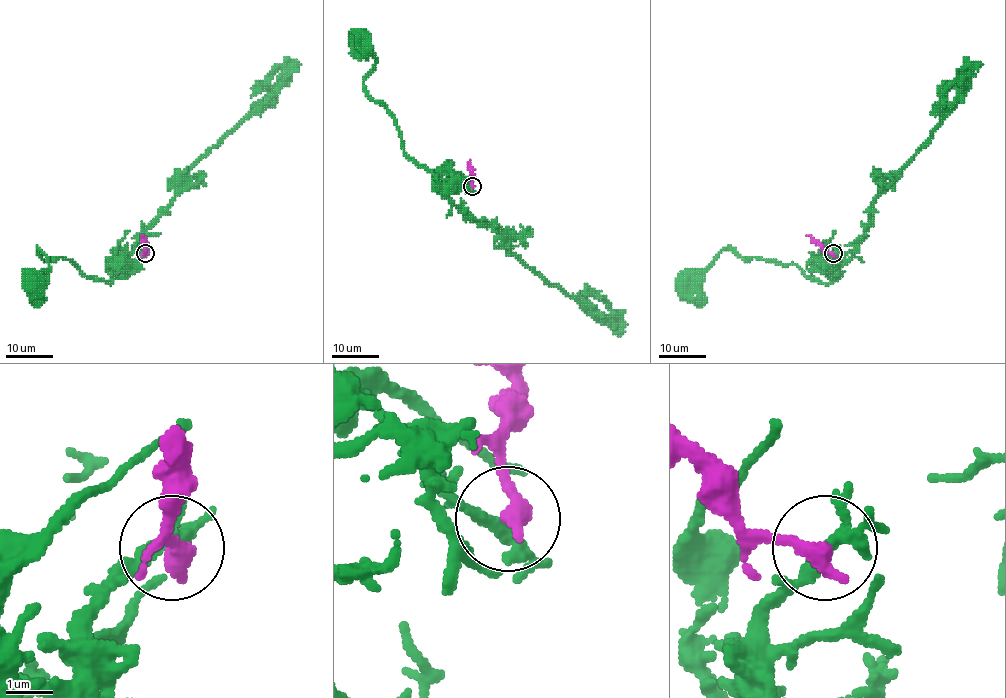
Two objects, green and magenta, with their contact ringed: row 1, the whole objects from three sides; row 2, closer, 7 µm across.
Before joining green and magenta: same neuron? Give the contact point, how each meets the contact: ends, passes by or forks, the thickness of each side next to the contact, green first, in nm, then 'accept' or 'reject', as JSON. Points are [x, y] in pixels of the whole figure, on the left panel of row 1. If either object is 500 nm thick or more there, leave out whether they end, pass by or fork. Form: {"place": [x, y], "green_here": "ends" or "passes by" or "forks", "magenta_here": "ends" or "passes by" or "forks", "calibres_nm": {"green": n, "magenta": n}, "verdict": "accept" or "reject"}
{"place": [145, 253], "green_here": "forks", "magenta_here": "ends", "calibres_nm": {"green": 220, "magenta": 440}, "verdict": "reject"}

